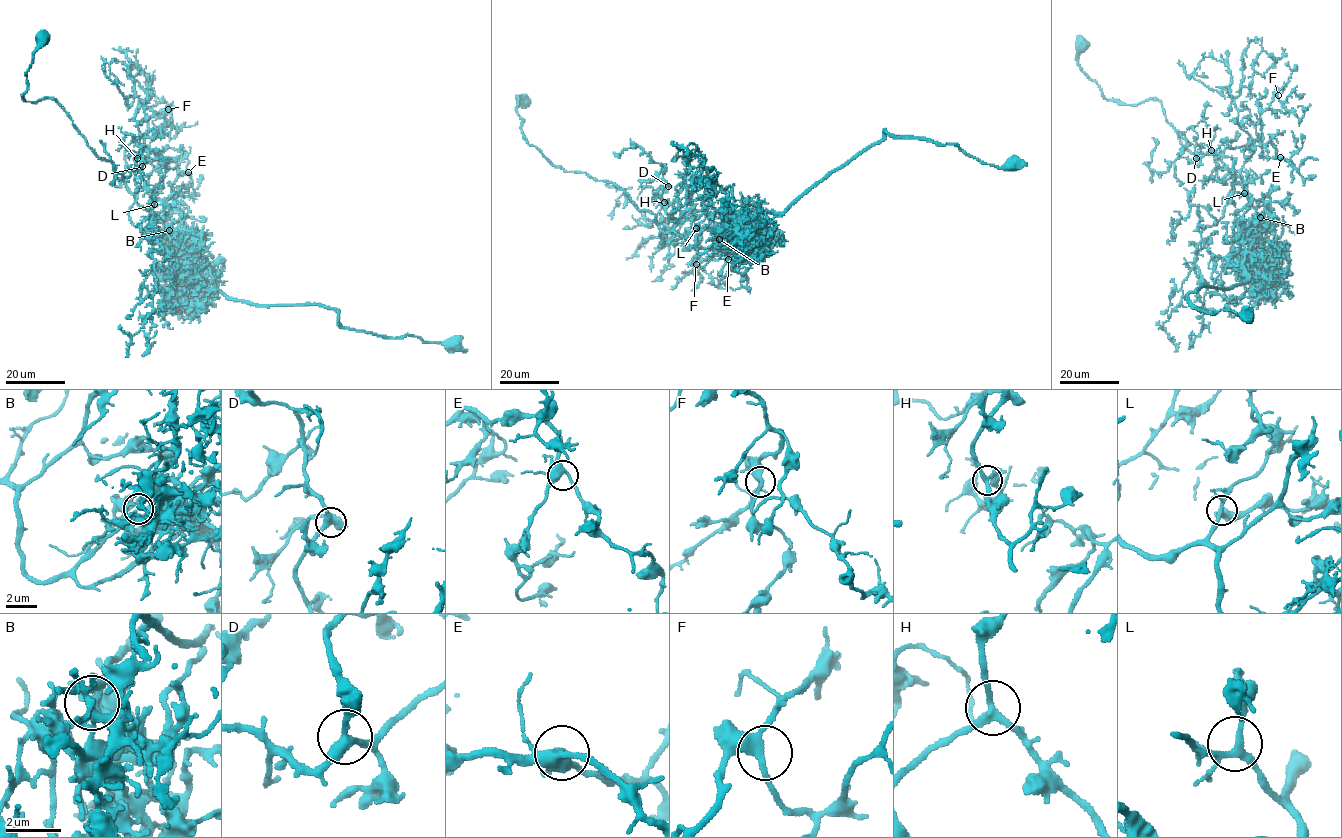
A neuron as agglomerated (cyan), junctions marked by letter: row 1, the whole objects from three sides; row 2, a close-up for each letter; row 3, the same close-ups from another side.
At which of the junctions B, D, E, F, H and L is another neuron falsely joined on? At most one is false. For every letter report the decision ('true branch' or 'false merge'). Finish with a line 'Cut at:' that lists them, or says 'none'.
B: false merge
D: true branch
E: true branch
F: true branch
H: true branch
L: true branch
Cut at: B

